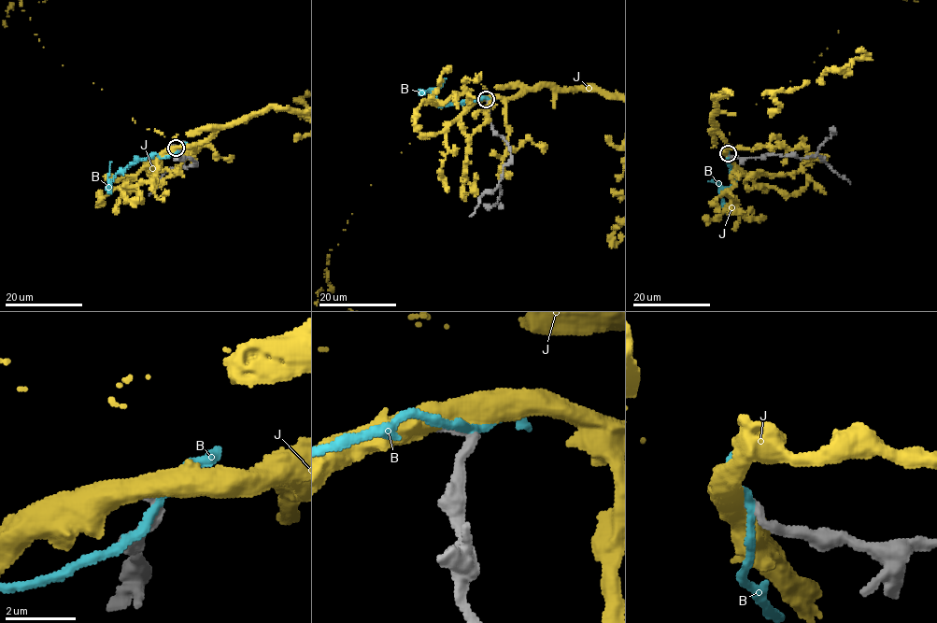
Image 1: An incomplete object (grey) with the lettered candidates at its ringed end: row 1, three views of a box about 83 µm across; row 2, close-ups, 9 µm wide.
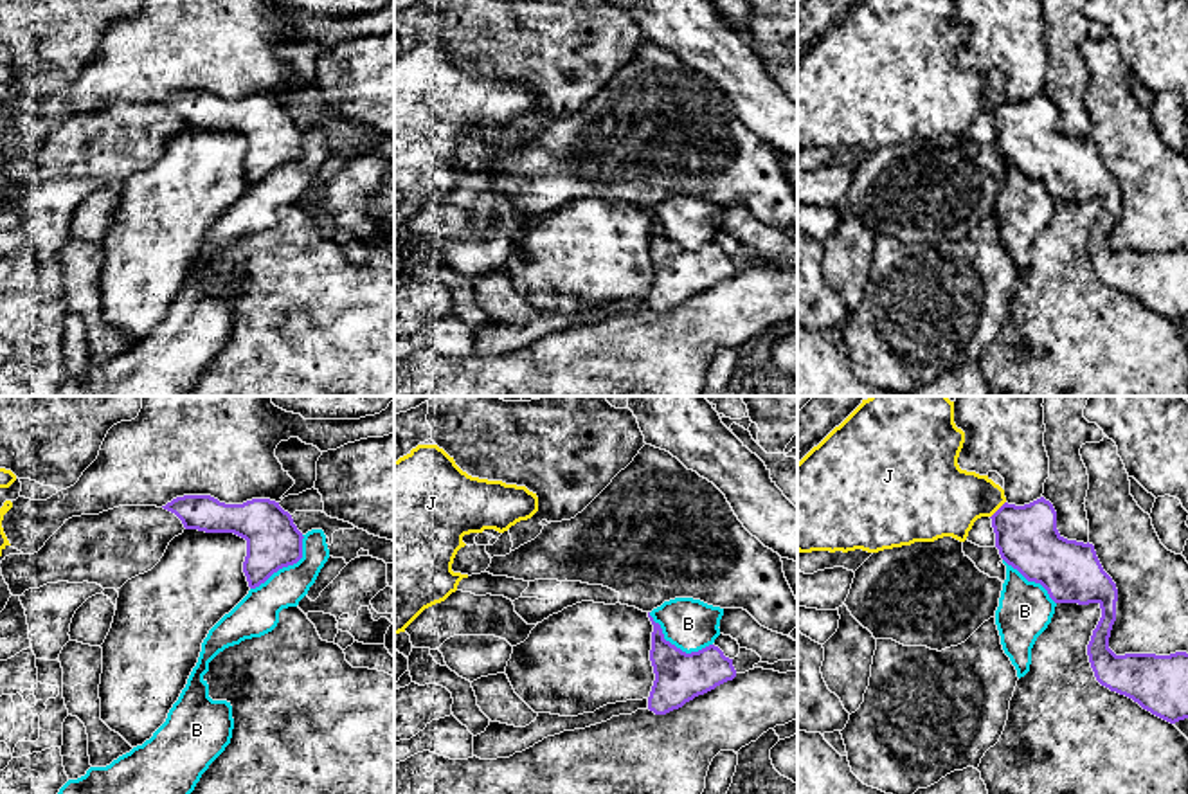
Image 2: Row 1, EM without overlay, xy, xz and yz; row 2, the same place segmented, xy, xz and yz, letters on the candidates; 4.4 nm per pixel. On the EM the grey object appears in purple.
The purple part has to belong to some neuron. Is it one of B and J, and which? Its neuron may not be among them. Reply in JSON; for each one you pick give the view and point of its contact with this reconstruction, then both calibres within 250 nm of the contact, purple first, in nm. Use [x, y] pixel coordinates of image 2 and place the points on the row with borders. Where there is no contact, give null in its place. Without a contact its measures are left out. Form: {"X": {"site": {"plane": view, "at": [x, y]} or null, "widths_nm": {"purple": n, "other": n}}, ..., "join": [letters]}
{"join": []}

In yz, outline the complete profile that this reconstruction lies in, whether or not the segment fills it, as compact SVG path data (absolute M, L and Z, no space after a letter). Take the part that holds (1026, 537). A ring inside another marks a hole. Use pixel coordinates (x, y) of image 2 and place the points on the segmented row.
M1044 497L1024 506L1004 502L990 519L1001 558L1040 583L1055 603L1100 605L1102 618L1087 645L1096 681L1170 724L1188 718L1186 652L1116 655L1109 648L1118 589L1094 546L1064 538Z

